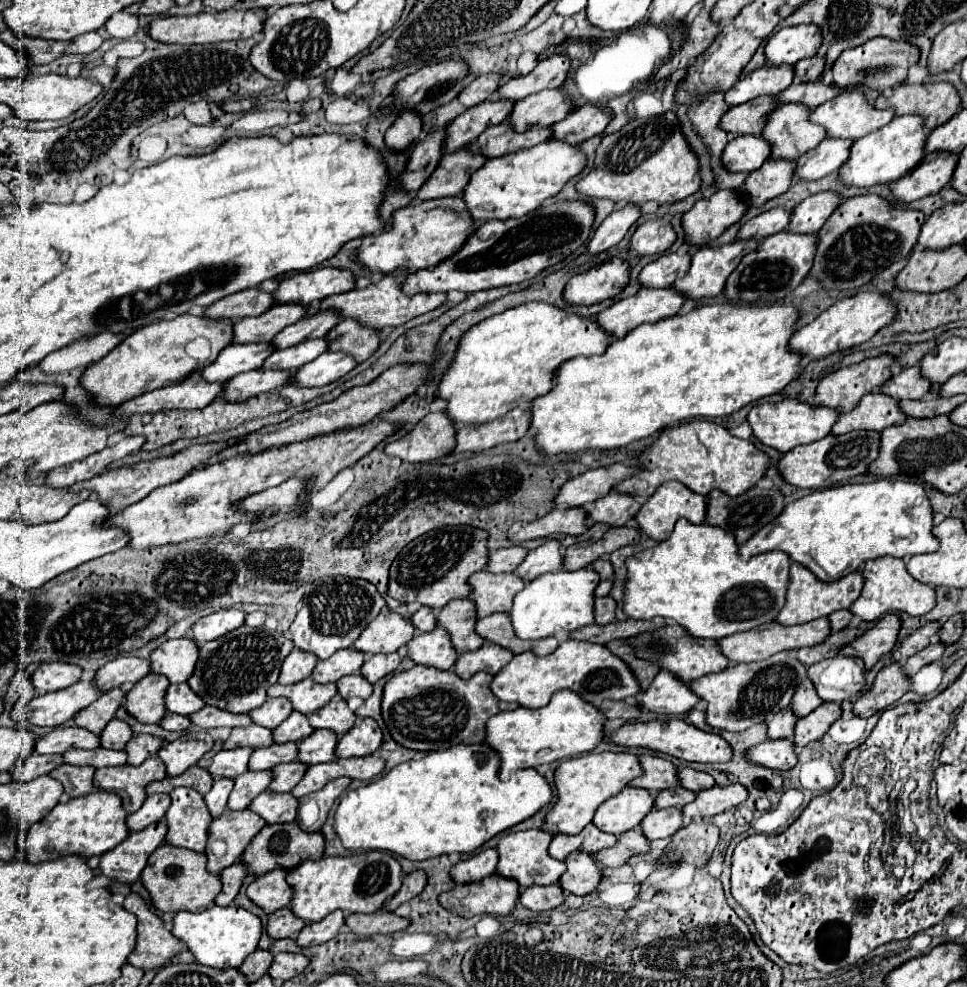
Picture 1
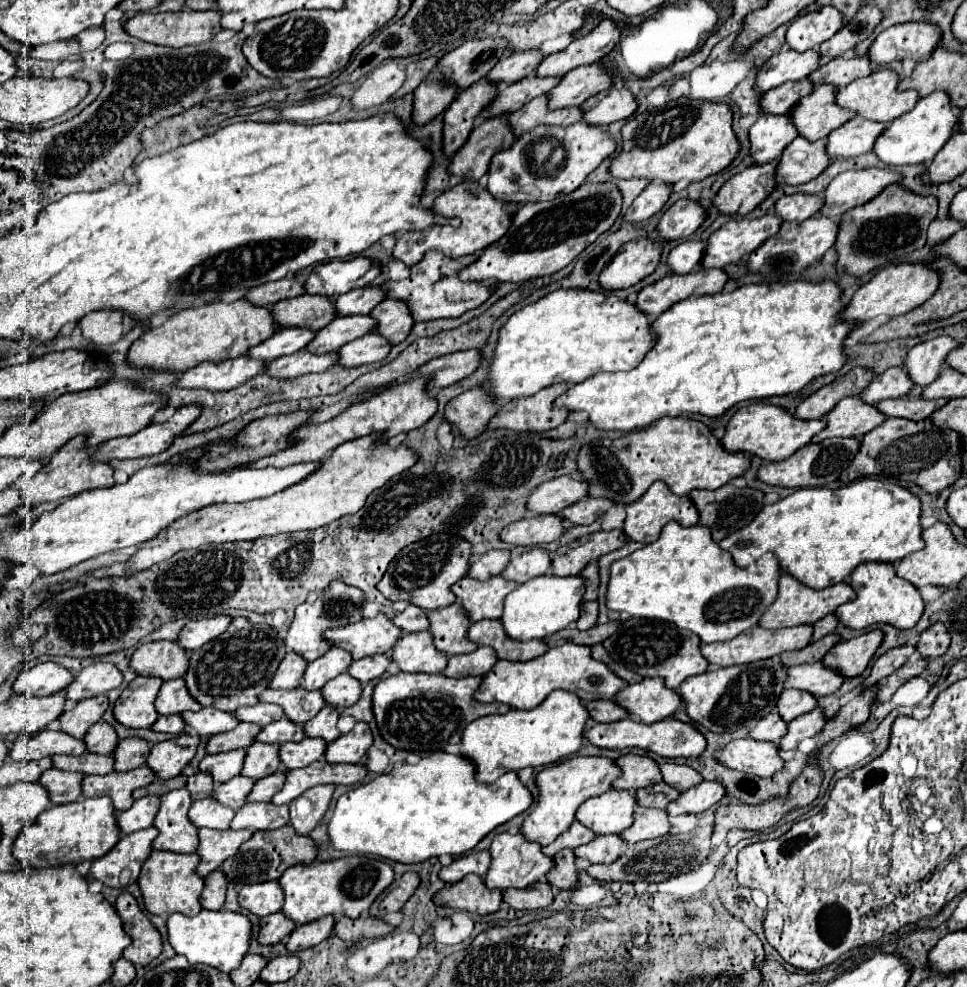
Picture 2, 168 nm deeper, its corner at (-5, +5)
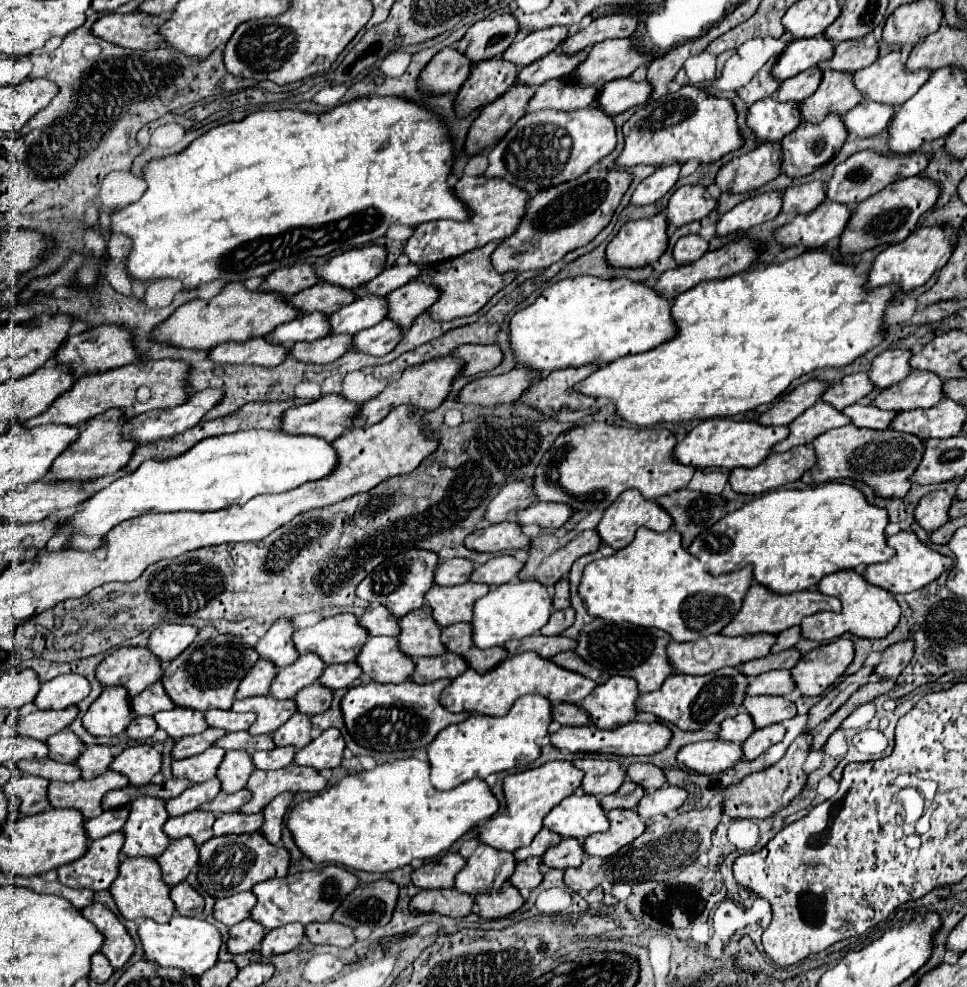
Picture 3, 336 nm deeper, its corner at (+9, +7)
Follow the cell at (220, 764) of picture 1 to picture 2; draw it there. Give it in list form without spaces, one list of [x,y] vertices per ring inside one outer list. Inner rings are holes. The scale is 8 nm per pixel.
[[[240,748],[240,750],[232,750],[232,752],[222,752],[222,754],[216,754],[216,756],[206,756],[198,770],[200,772],[208,772],[208,774],[214,774],[214,782],[216,784],[222,784],[222,782],[228,782],[230,778],[238,776],[240,770],[242,770],[242,762],[244,762],[244,754],[246,750]]]

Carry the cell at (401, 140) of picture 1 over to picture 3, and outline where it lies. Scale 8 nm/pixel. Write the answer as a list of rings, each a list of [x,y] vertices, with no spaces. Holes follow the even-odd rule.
[[[444,48],[420,72],[418,88],[436,96],[446,92],[458,92],[468,78],[470,68],[472,64],[466,56],[462,56],[454,48]]]

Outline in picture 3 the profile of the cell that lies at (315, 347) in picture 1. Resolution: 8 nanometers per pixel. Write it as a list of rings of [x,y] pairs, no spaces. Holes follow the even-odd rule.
[[[366,296],[328,316],[330,334],[356,334],[386,318],[386,302],[378,296]]]

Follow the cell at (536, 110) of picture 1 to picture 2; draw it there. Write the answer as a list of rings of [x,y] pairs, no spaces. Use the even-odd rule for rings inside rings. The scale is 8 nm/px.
[[[602,60],[580,66],[570,70],[566,76],[562,76],[560,84],[550,90],[548,106],[556,108],[570,108],[580,106],[590,96],[596,96],[598,92],[604,92],[612,88],[614,76],[604,68]]]

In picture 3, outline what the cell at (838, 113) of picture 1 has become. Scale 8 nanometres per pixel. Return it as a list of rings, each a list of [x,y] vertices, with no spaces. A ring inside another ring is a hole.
[[[890,52],[868,68],[854,72],[854,88],[866,100],[898,108],[920,90],[928,76],[926,70],[906,72],[900,64],[900,52]]]

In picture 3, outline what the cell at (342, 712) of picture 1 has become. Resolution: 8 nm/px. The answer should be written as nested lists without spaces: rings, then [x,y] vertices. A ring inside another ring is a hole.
[[[296,712],[294,716],[290,716],[290,720],[278,728],[272,736],[274,736],[274,742],[276,746],[296,746],[298,750],[306,744],[310,744],[312,736],[312,722],[310,722],[310,716],[304,714],[304,712]]]

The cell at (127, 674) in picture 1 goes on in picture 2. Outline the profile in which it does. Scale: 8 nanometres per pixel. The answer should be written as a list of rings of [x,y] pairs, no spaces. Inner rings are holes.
[[[92,664],[84,668],[72,684],[66,688],[66,700],[80,702],[84,698],[92,698],[98,694],[108,694],[112,688],[120,686],[122,674],[114,664]]]

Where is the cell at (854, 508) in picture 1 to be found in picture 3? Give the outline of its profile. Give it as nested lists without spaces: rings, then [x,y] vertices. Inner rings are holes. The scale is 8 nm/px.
[[[828,482],[816,488],[804,490],[772,490],[752,502],[744,504],[732,514],[726,514],[718,524],[708,528],[708,534],[700,532],[688,548],[702,562],[710,566],[712,574],[734,572],[746,564],[754,566],[754,580],[772,588],[778,594],[792,594],[796,590],[812,590],[816,584],[838,570],[862,568],[862,564],[886,562],[894,556],[894,548],[886,542],[888,512],[870,504],[854,484]]]

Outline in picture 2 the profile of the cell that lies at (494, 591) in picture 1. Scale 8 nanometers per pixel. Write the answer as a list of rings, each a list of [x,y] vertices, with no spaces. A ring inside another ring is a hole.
[[[492,576],[484,582],[462,578],[452,586],[456,602],[464,606],[468,620],[494,620],[502,614],[502,604],[506,594],[516,588],[516,582],[508,582],[502,576]]]

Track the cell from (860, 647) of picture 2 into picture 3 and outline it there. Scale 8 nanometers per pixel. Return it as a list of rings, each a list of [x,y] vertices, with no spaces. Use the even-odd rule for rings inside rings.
[[[838,638],[804,654],[790,672],[804,696],[818,696],[844,676],[852,660],[854,642],[848,638]]]

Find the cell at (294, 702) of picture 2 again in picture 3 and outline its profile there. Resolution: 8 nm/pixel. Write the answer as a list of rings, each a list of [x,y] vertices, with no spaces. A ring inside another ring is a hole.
[[[252,696],[234,700],[232,710],[258,714],[258,720],[250,726],[250,734],[272,734],[296,712],[296,704],[294,700],[278,700],[274,696]]]

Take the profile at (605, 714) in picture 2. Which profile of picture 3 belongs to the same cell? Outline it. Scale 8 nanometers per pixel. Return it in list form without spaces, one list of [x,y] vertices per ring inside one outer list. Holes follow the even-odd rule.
[[[562,702],[554,706],[554,720],[564,726],[584,726],[590,722],[590,716],[578,704]]]

